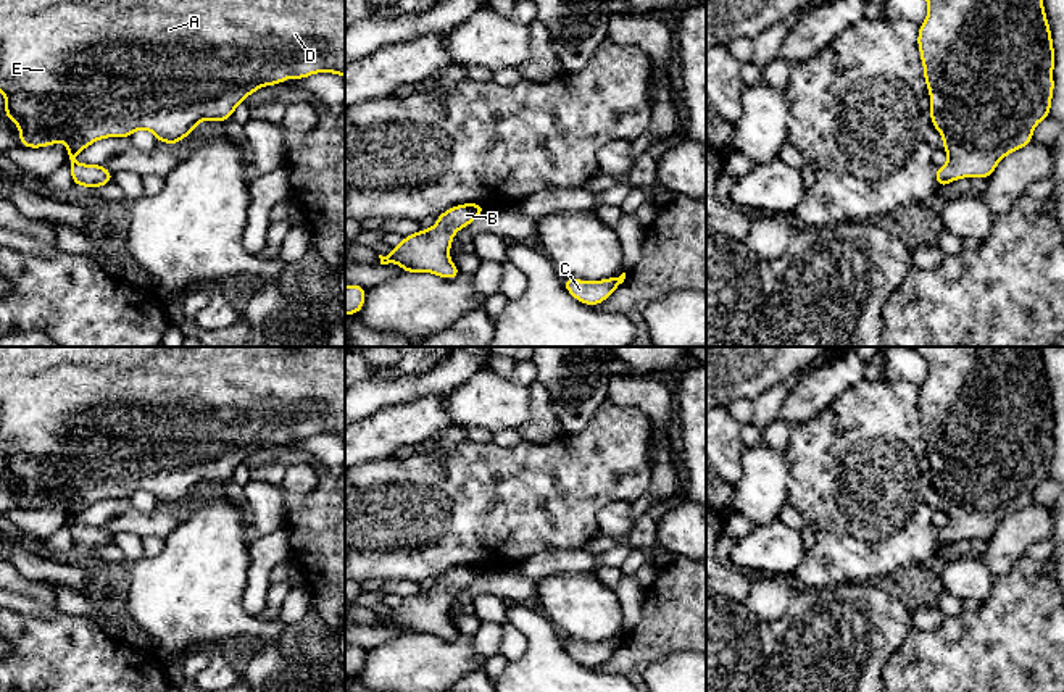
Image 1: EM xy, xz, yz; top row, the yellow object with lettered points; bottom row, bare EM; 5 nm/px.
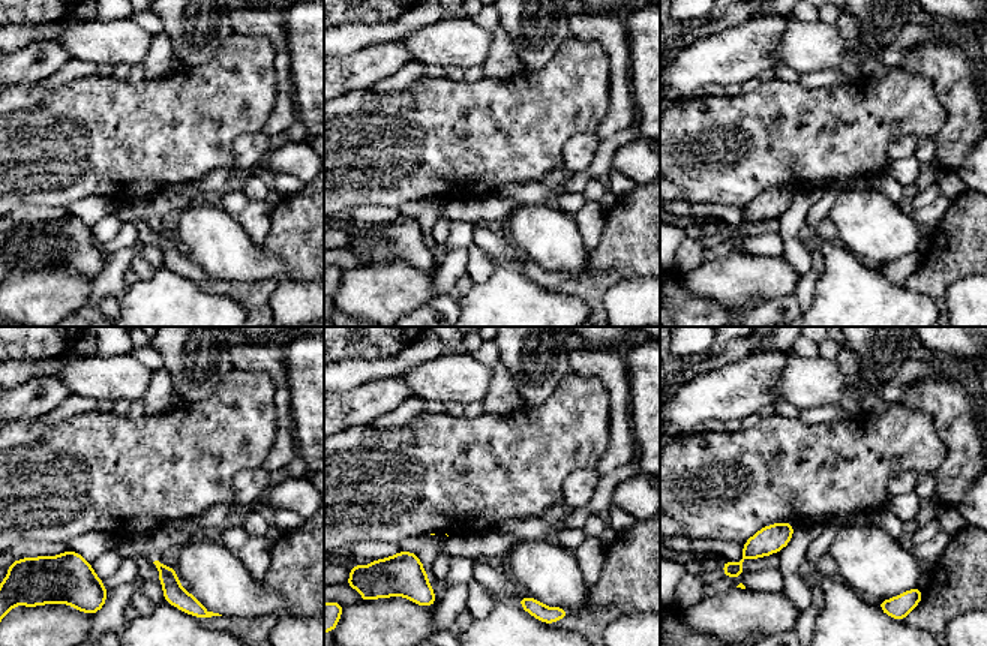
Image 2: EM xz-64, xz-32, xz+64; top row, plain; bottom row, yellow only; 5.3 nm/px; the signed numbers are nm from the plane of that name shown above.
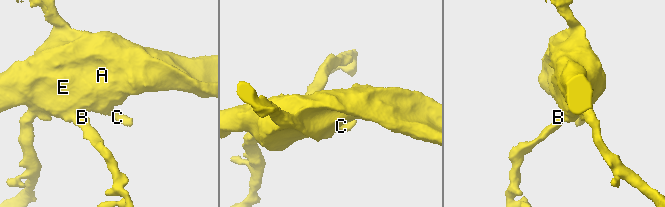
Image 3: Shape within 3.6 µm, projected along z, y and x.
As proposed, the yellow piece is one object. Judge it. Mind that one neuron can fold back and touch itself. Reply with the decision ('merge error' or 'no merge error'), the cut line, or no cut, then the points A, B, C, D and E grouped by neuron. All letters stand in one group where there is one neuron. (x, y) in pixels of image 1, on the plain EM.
no merge error; cut none; groups A B C D E

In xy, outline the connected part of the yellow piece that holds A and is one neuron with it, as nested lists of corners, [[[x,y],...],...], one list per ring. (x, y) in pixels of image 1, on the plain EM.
[[[0,347],[0,455],[5,458],[5,477],[19,489],[21,508],[40,510],[64,503],[68,506],[66,521],[71,526],[73,545],[98,550],[113,542],[102,526],[74,524],[73,519],[90,505],[106,498],[131,498],[137,490],[155,495],[156,503],[179,505],[195,492],[200,482],[221,482],[232,479],[239,465],[264,447],[282,445],[285,440],[305,440],[316,434],[332,434],[345,439],[345,347]]]

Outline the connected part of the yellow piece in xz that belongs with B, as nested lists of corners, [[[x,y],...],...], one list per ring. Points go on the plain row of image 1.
[[[461,565],[438,576],[437,584],[424,592],[403,598],[392,615],[380,619],[380,626],[400,626],[403,634],[432,634],[443,640],[455,640],[461,632],[450,621],[450,610],[456,592],[469,587],[487,568]]]

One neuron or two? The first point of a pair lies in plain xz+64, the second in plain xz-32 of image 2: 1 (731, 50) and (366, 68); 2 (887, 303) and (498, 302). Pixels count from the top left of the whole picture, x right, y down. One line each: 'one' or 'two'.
1: one
2: one

